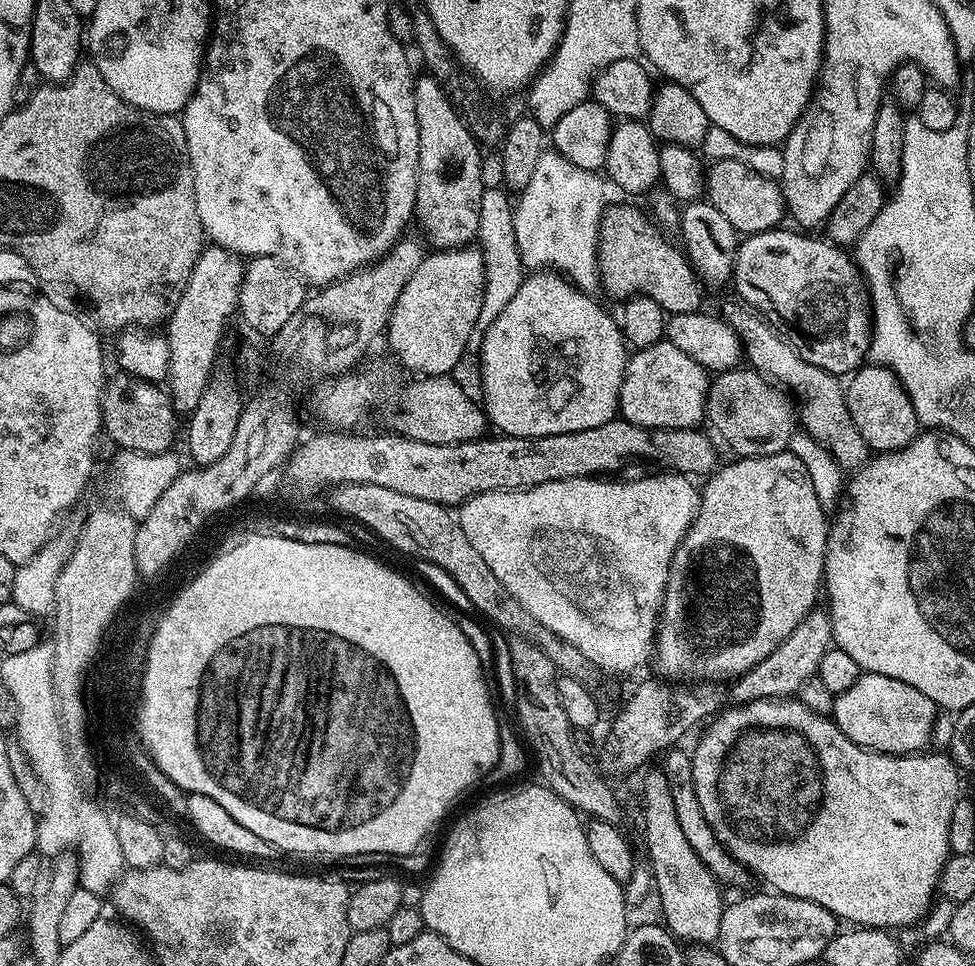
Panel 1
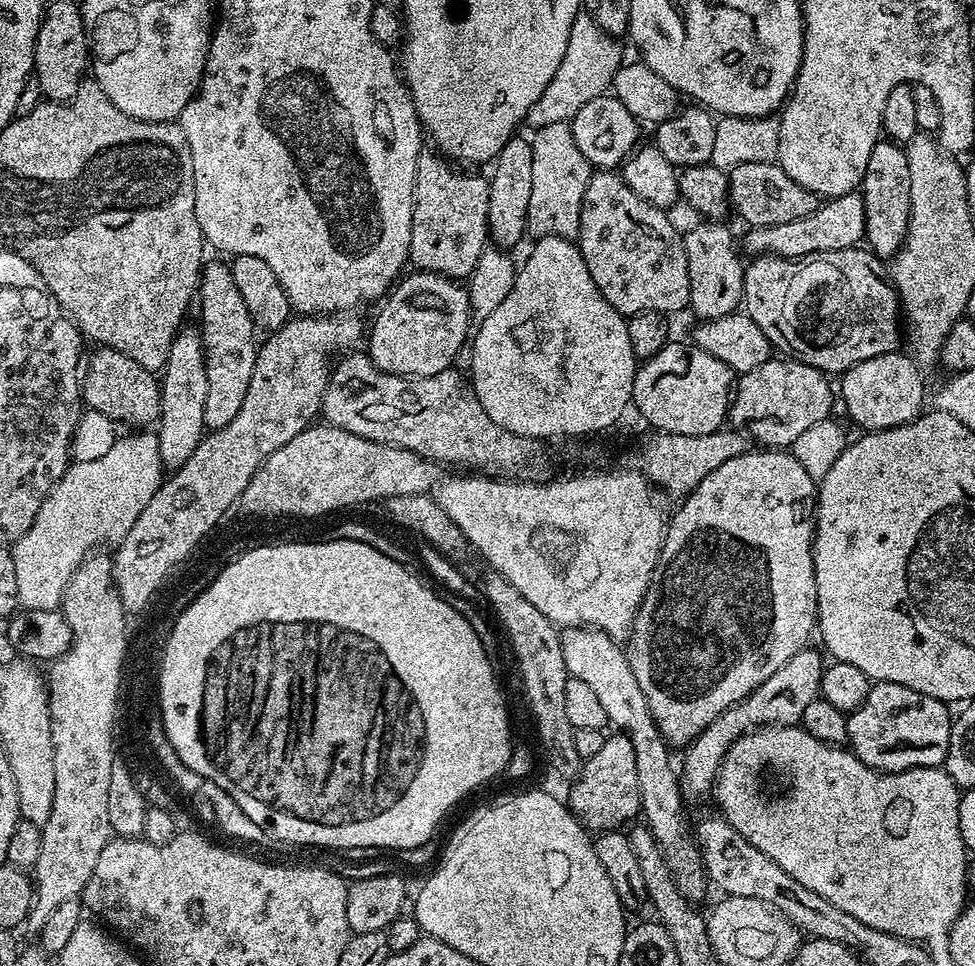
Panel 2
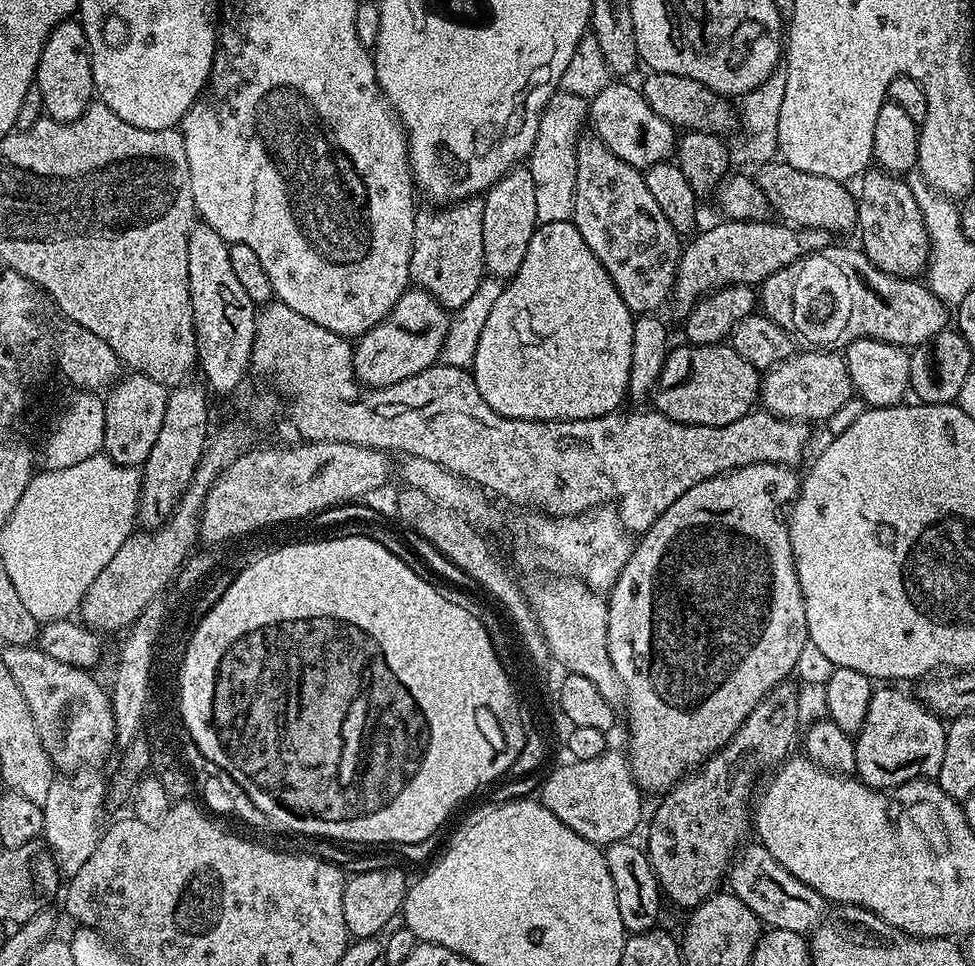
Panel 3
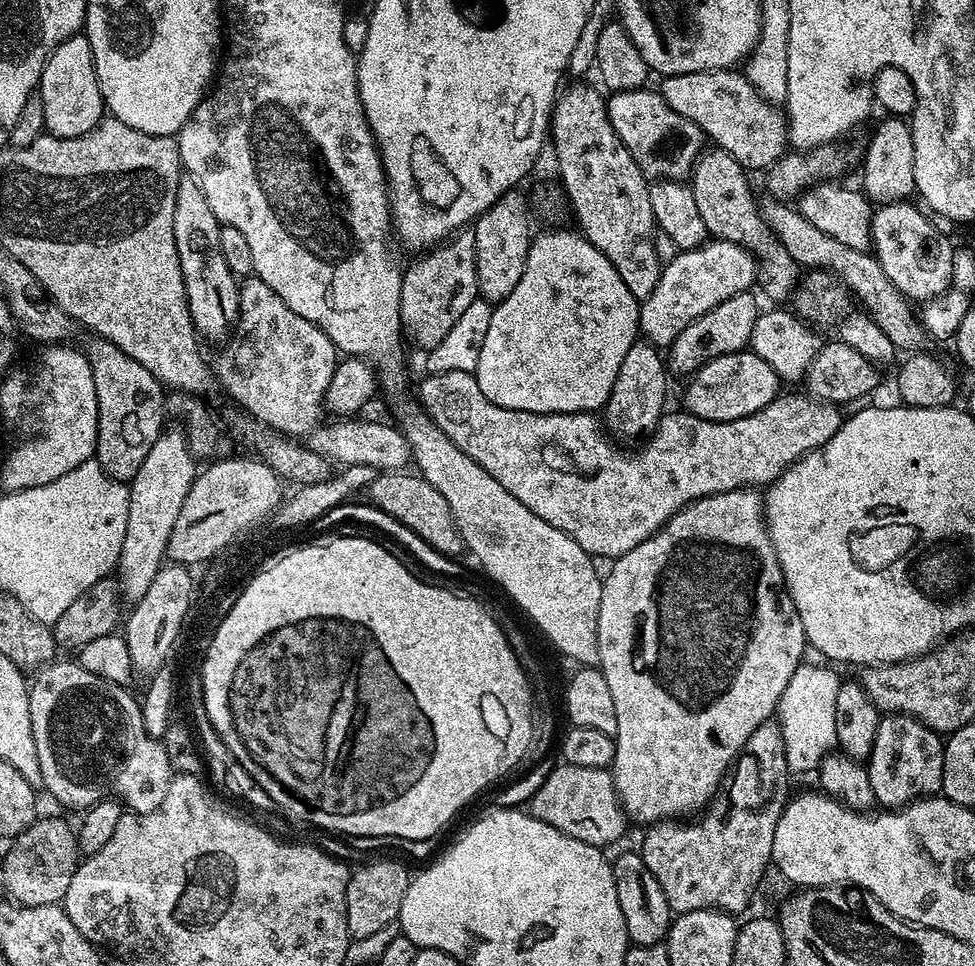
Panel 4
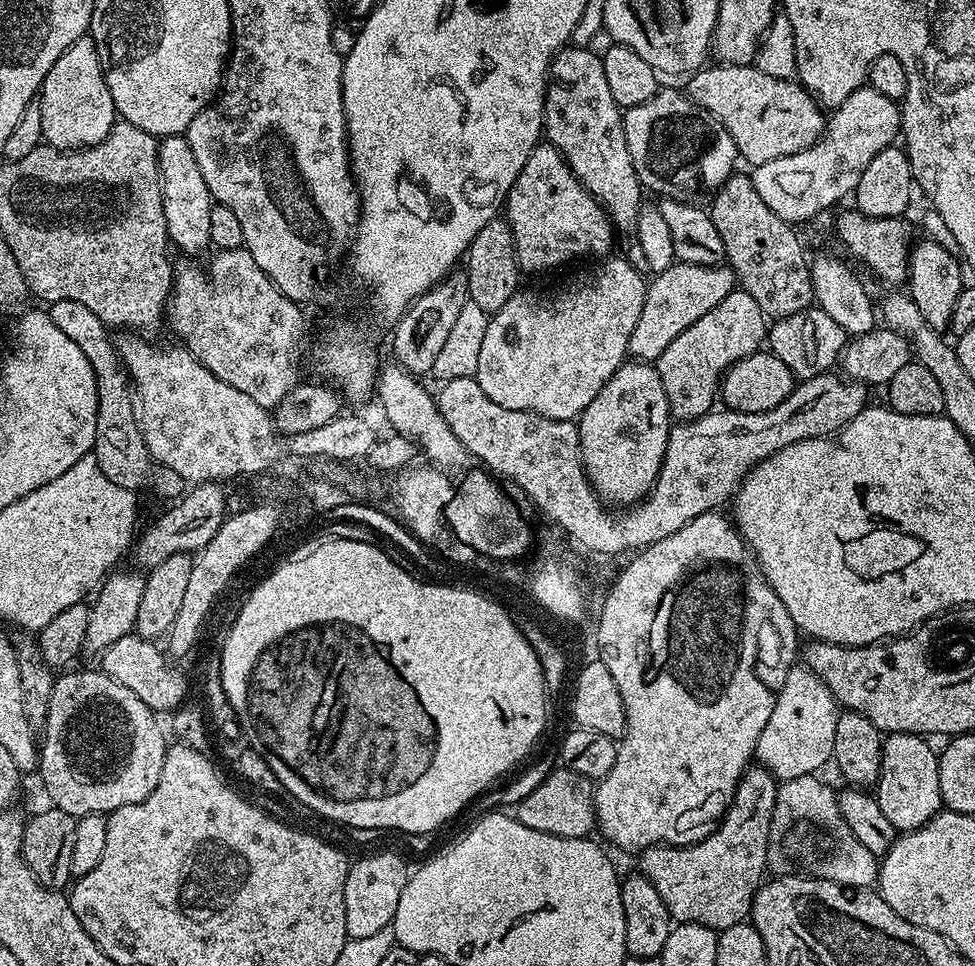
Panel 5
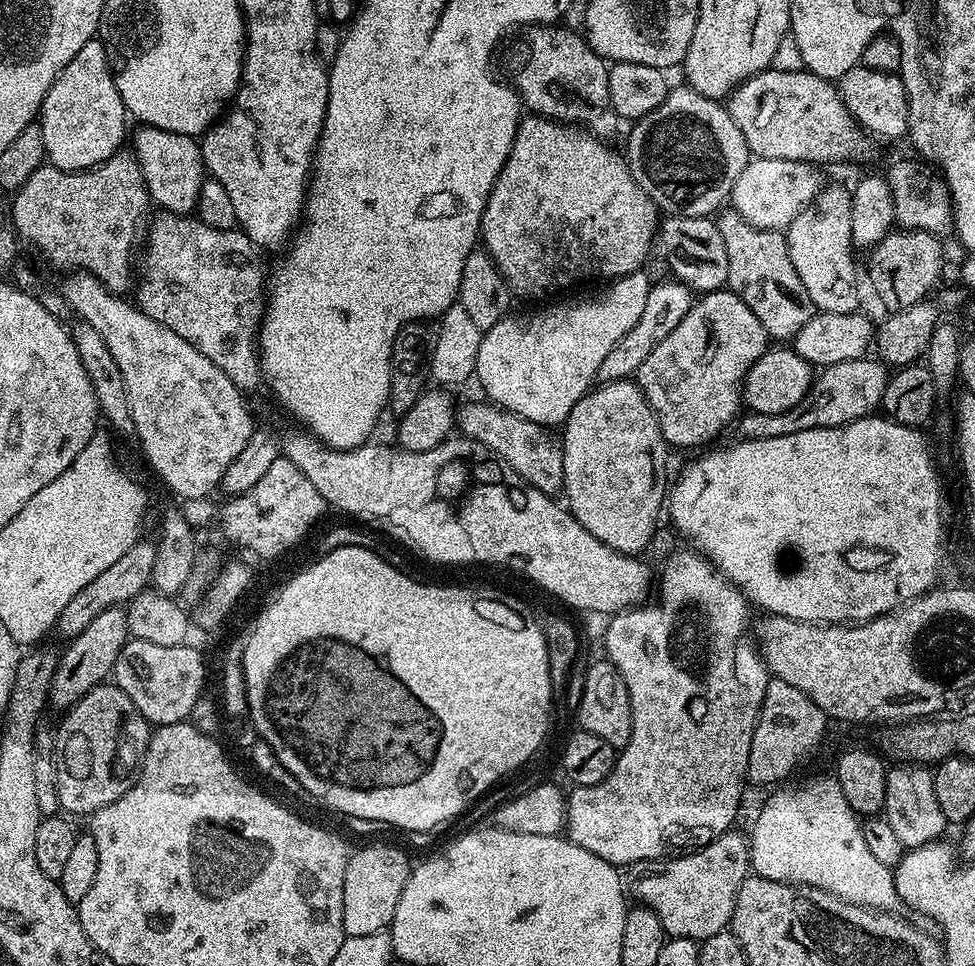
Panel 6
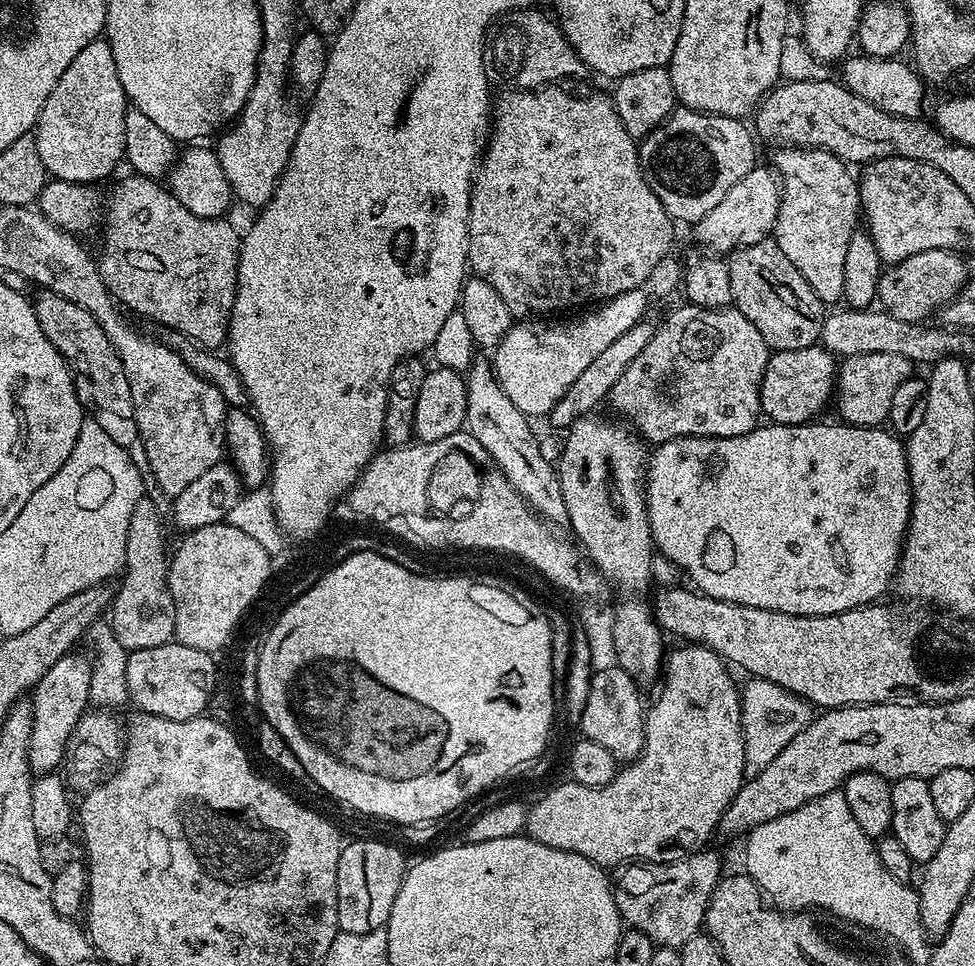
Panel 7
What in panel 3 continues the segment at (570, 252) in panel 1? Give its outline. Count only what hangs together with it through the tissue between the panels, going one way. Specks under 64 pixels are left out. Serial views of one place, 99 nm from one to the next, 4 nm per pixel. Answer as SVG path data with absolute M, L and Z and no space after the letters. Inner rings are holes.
M558 90L550 98L548 105L540 114L538 132L534 138L532 151L526 157L526 167L530 170L534 182L534 203L538 214L537 221L540 224L550 222L562 222L571 220L572 207L574 206L574 178L576 177L576 142L582 135L580 126L584 126L588 115L589 101L578 94Z

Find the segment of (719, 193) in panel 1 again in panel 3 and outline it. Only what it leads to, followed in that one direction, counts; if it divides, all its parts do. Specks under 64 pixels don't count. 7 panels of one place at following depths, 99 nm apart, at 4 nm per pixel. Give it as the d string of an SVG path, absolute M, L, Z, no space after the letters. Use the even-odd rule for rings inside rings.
M783 162L759 165L757 172L760 172L754 176L757 186L766 194L769 209L775 215L777 212L783 223L800 228L822 228L833 234L856 228L856 197L851 191L848 193L847 183L818 178L816 174L794 170L794 166Z

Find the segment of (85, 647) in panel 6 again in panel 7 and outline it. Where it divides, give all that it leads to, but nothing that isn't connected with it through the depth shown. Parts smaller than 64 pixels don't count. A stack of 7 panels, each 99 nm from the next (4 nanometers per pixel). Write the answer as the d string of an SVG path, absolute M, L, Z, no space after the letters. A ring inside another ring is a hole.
M69 654L58 658L32 689L30 699L34 710L34 730L30 730L28 765L33 773L56 772L65 763L68 744L79 720L89 711L88 687L92 677L89 657Z

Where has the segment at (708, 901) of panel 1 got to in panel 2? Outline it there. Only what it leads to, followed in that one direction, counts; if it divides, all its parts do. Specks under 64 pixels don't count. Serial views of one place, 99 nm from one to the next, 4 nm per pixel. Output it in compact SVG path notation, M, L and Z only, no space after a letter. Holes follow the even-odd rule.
M582 627L564 628L560 632L562 658L566 658L568 675L578 678L578 682L589 684L606 710L609 725L630 738L630 746L634 746L634 762L638 769L643 823L647 824L654 834L680 893L689 902L697 902L696 900L704 896L704 884L706 888L704 860L690 835L689 825L688 828L684 825L684 800L680 790L680 777L674 764L672 768L672 756L668 753L670 745L652 720L650 706L646 706L646 694L642 694L641 688L638 687L634 670L630 670L625 649L616 644L619 643L613 637L599 630Z

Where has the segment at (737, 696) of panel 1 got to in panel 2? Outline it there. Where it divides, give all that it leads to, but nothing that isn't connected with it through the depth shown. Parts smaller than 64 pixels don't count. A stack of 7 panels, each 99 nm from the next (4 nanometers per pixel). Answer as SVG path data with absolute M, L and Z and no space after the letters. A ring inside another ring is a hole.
M806 646L778 670L774 670L774 674L770 674L770 678L766 678L746 698L718 714L718 718L714 718L714 722L710 722L710 726L706 726L696 735L695 740L687 745L685 752L688 753L684 756L684 765L679 765L678 768L681 793L688 800L696 800L707 792L709 795L716 783L716 772L720 768L722 758L726 758L726 750L730 750L732 743L740 736L769 724L799 725L802 710L806 710L806 706L810 706L810 702L820 696L820 679L825 667L825 661L820 661L819 654L812 646Z

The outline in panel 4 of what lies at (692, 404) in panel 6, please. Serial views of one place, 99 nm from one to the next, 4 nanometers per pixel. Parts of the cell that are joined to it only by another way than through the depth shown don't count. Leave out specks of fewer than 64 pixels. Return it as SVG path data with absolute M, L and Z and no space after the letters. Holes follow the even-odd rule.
M751 291L734 294L734 298L726 298L726 302L722 302L722 306L714 306L714 310L702 314L702 318L698 318L694 322L690 322L690 326L686 326L686 330L682 330L682 334L678 334L678 338L674 338L666 356L667 367L673 373L681 372L684 378L688 378L706 362L710 362L722 354L745 351L752 339L754 322L761 314L761 309L756 308L756 300L752 295Z

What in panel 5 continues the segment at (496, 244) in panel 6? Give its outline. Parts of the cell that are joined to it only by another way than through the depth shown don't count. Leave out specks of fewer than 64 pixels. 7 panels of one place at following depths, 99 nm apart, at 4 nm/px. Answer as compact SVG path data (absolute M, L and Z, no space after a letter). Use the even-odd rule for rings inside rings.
M541 142L536 149L526 158L526 166L522 166L522 174L514 182L506 197L506 219L512 231L512 241L516 251L516 261L521 269L528 272L548 272L559 264L568 264L575 256L588 256L593 252L596 258L609 255L612 248L614 229L608 213L588 191L581 186L564 156L553 144Z

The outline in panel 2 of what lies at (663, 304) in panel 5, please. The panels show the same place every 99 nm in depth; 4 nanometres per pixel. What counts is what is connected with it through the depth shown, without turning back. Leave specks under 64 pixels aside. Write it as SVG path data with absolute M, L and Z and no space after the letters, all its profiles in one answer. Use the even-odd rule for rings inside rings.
M859 191L847 192L835 198L828 198L815 208L806 218L794 218L794 222L782 222L769 228L747 229L742 240L742 248L751 254L771 254L796 260L799 256L809 256L815 252L846 250L857 247L864 240L866 226L866 206Z

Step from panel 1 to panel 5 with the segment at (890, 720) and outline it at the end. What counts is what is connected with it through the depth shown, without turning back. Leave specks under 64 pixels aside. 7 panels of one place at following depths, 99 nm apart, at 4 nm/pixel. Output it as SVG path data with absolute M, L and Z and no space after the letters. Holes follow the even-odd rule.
M894 732L883 737L882 766L874 785L874 795L882 810L883 816L890 821L890 826L896 828L897 833L913 832L926 822L930 822L942 810L942 790L938 790L938 762L940 757L937 749L931 748L929 741L922 736L915 736L909 732Z

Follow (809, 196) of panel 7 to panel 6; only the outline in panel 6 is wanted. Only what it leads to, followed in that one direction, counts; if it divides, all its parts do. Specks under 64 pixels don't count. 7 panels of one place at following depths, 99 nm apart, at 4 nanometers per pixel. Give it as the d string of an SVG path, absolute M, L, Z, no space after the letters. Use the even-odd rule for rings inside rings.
M840 184L821 187L815 200L790 222L786 229L786 239L790 250L790 262L810 294L817 312L830 314L850 314L860 305L860 280L856 277L857 253L852 247L850 230L850 210L852 193Z

